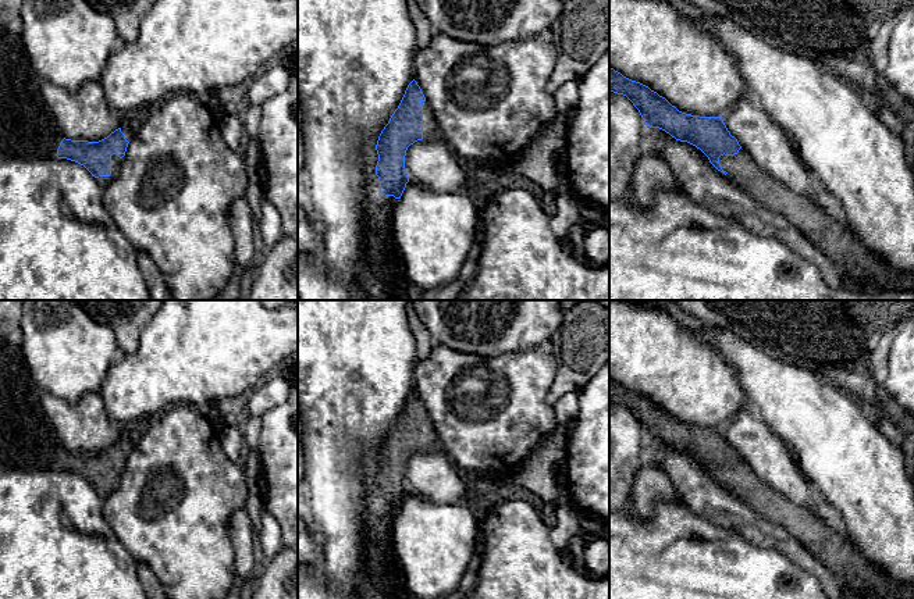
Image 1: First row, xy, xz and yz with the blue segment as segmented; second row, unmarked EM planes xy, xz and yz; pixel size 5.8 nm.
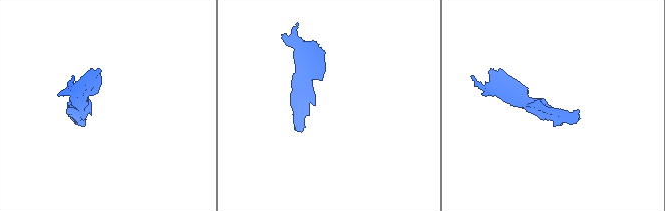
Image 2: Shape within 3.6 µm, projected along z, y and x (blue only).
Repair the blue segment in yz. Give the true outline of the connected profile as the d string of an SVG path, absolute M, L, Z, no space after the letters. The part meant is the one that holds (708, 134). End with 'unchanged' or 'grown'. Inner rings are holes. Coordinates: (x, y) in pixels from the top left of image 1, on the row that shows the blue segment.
M611 67L609 90L626 96L647 126L659 128L676 140L700 149L729 181L797 227L846 277L876 290L893 285L914 290L914 272L895 271L868 250L846 222L837 222L819 204L792 192L764 172L730 135L722 117L682 113L648 86Z | grown

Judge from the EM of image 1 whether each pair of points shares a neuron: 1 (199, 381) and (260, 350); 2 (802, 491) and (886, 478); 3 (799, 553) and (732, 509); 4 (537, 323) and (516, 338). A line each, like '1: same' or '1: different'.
1: same
2: different
3: same
4: same

